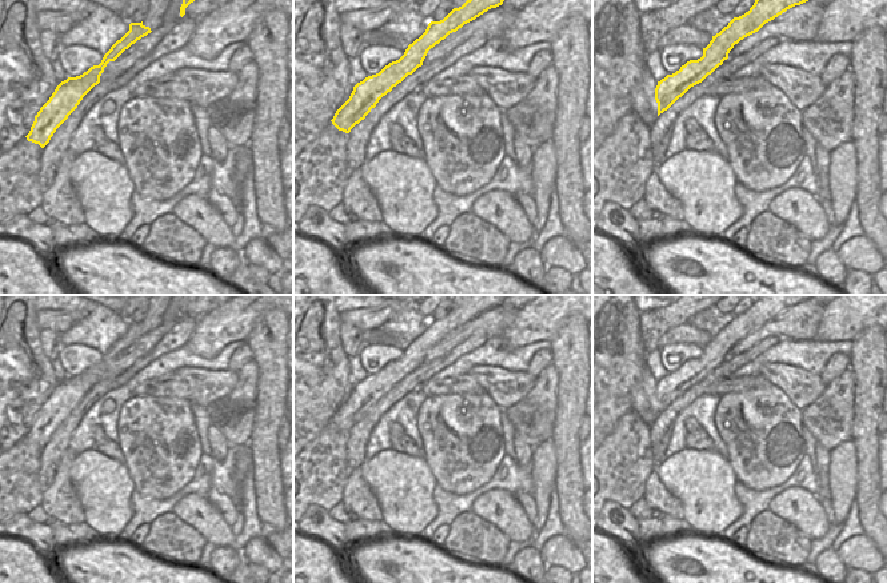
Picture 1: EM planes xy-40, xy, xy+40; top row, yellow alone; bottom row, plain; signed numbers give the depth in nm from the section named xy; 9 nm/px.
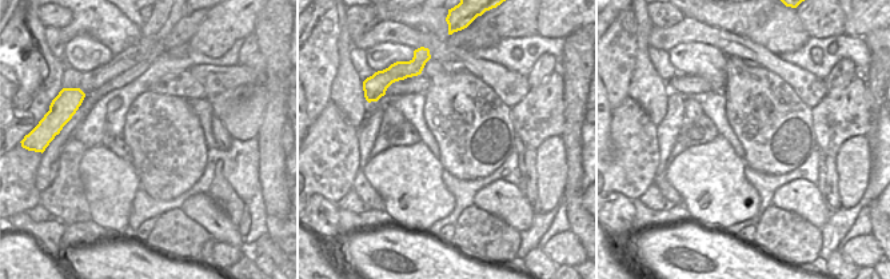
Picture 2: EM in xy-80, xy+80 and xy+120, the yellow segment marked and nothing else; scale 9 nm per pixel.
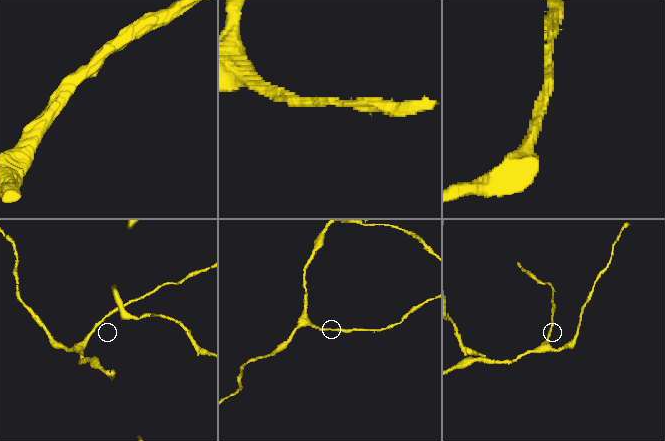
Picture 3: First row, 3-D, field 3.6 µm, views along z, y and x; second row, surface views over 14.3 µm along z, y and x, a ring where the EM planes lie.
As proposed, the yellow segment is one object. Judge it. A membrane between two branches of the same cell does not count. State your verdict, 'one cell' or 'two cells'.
one cell

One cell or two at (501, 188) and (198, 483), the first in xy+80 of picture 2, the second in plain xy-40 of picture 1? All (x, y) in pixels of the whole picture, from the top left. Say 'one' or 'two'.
two

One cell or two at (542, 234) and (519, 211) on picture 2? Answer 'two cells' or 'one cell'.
two cells

